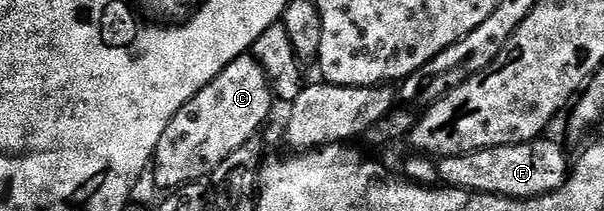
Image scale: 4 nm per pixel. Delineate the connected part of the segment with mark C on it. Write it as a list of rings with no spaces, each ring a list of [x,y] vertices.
[[[252,53],[241,54],[231,60],[231,64],[227,64],[227,68],[223,68],[223,72],[219,72],[219,76],[211,80],[211,84],[203,87],[195,97],[187,100],[187,104],[183,104],[183,108],[179,108],[179,112],[175,112],[171,124],[167,124],[163,136],[159,136],[155,165],[151,170],[158,188],[165,190],[161,192],[172,192],[191,182],[208,179],[233,152],[262,133],[261,125],[268,120],[273,106],[275,107],[273,89],[259,60],[255,60]]]

